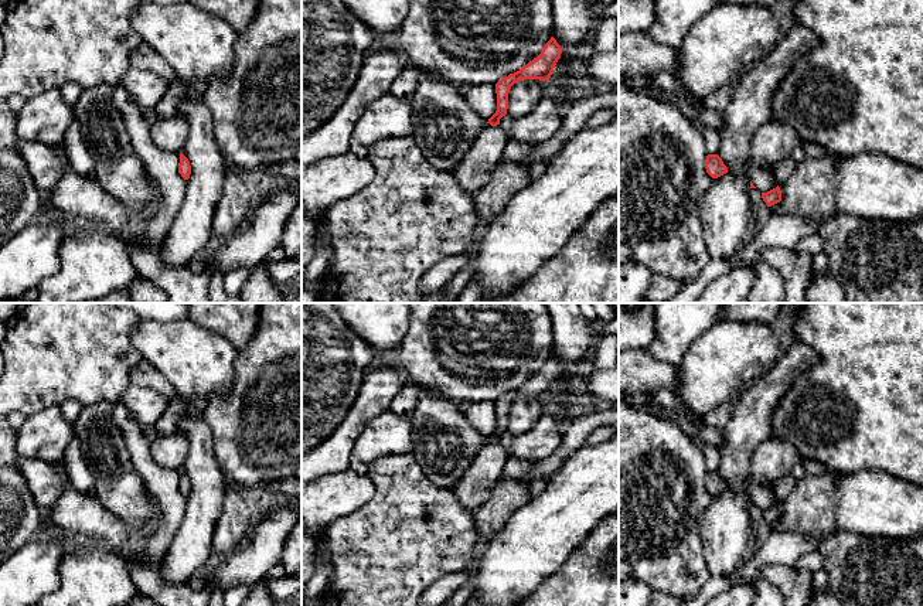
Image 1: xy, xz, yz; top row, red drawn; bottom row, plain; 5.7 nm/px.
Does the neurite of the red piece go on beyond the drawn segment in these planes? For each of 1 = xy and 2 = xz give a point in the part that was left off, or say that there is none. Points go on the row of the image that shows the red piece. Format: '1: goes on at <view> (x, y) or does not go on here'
1: does not go on here
2: does not go on here

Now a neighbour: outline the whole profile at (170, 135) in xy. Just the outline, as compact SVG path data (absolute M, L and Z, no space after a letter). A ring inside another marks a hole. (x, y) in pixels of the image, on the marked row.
M183 115L151 119L150 137L164 152L181 154L187 140L188 125Z

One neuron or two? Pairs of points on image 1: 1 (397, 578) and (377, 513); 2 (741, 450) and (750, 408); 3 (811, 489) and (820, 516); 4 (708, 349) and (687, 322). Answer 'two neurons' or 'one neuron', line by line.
1: one neuron
2: one neuron
3: one neuron
4: two neurons

